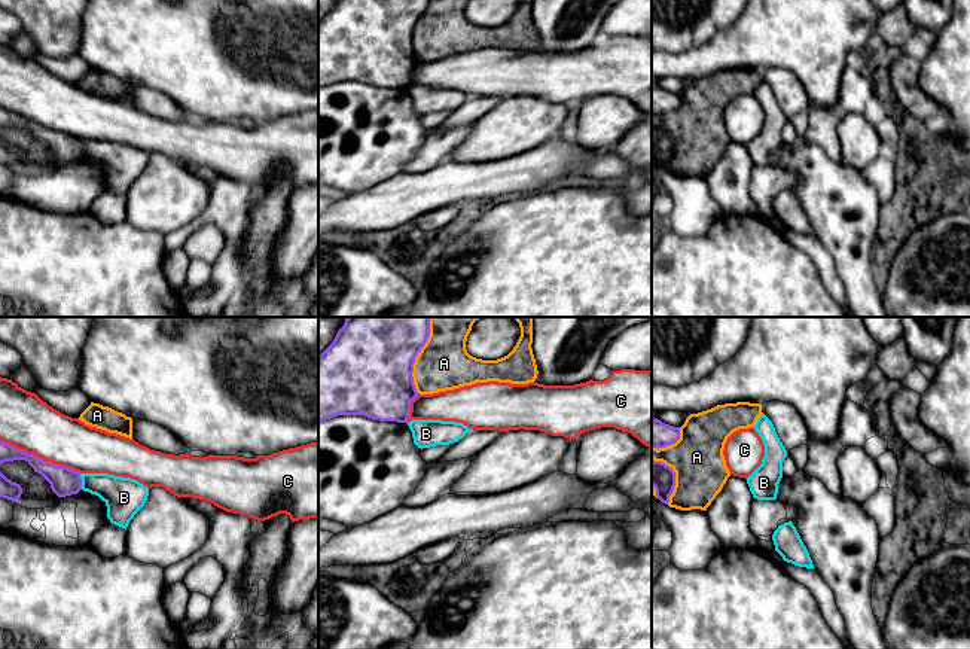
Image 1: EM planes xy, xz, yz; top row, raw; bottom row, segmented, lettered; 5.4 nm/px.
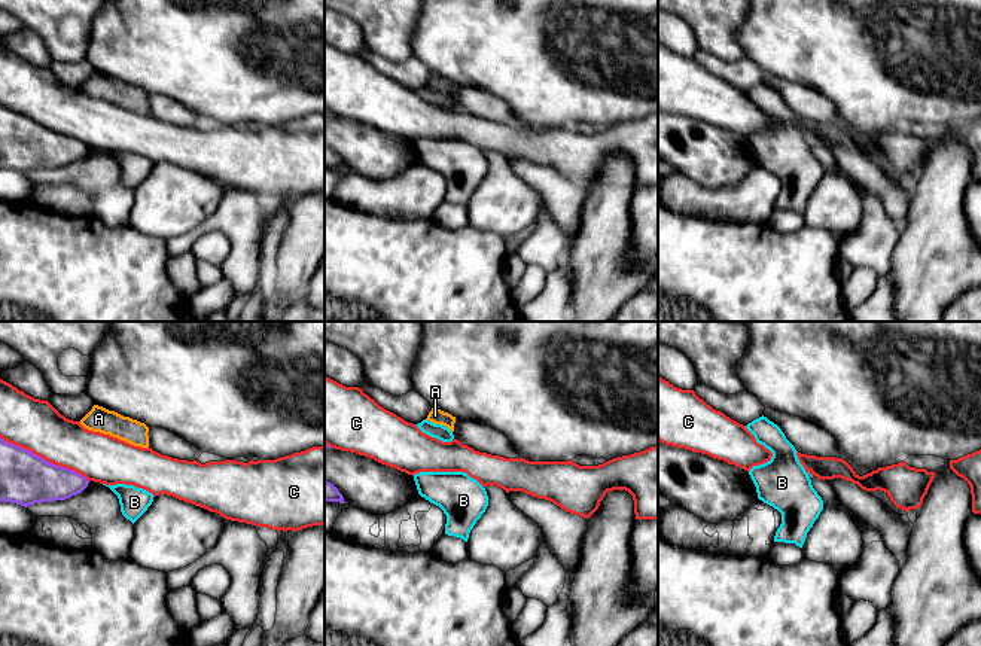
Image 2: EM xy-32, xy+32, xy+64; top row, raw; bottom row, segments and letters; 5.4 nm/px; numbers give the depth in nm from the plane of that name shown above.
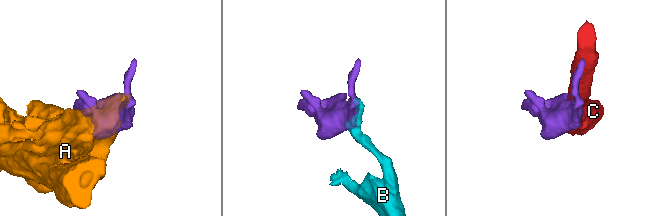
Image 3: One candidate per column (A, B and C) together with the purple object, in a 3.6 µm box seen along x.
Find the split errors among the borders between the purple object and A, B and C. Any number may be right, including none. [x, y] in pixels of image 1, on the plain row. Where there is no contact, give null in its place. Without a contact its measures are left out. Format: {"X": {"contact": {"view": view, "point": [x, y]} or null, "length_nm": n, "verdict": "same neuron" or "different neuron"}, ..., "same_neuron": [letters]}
{"A": {"contact": {"view": "xz", "point": [414, 29]}, "length_nm": 340, "verdict": "different neuron"}, "B": {"contact": {"view": "xy", "point": [81, 148]}, "length_nm": 90, "verdict": "different neuron"}, "C": {"contact": {"view": "xy", "point": [40, 125]}, "length_nm": 480, "verdict": "different neuron"}, "same_neuron": []}

